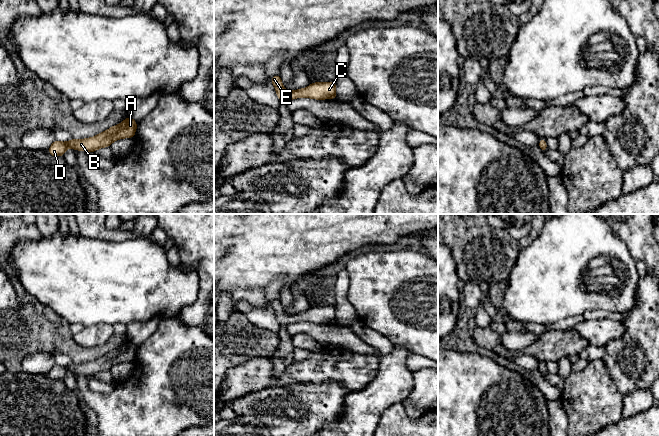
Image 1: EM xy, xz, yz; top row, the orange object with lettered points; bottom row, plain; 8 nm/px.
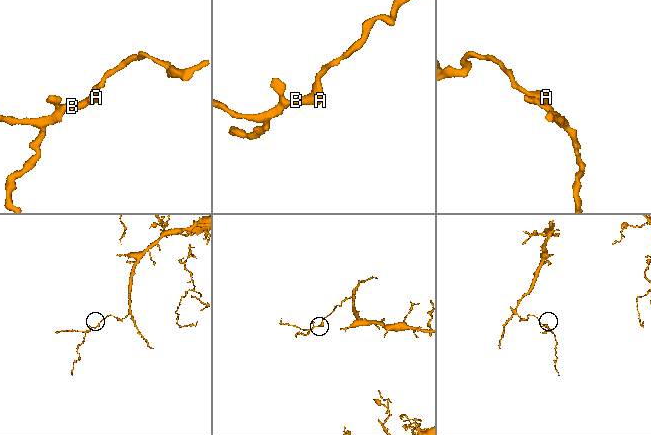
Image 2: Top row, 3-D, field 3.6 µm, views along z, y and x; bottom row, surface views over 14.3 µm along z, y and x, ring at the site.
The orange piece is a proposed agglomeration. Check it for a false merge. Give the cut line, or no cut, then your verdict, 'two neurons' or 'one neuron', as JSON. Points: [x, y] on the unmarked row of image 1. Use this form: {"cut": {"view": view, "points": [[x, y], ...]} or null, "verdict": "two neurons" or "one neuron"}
{"cut": null, "verdict": "one neuron"}

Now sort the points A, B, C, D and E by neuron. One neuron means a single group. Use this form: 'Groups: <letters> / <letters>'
Groups: A B C D E

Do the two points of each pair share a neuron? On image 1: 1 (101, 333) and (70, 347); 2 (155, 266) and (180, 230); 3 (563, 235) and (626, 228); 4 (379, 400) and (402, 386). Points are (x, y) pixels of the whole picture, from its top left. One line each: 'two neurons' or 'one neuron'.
1: two neurons
2: two neurons
3: two neurons
4: one neuron

